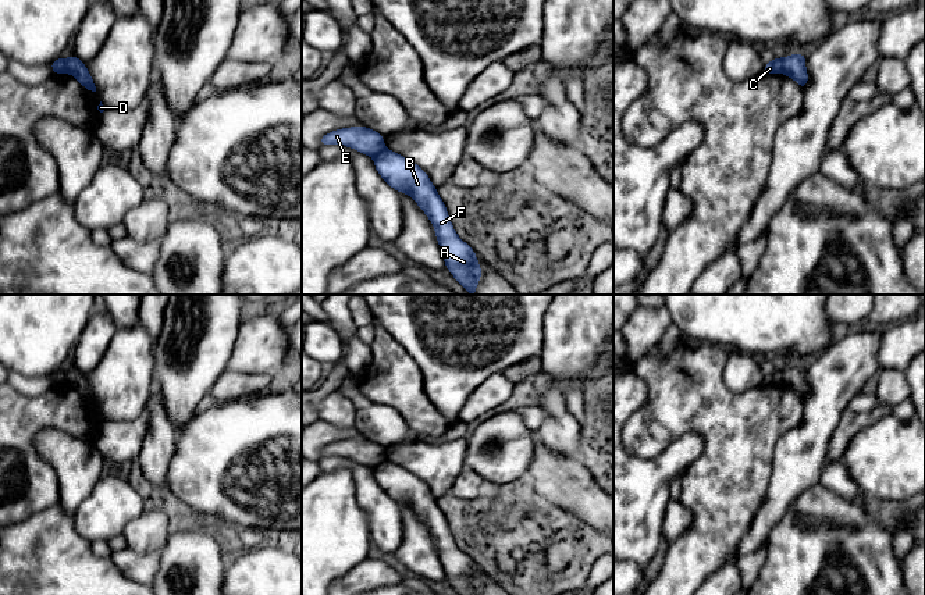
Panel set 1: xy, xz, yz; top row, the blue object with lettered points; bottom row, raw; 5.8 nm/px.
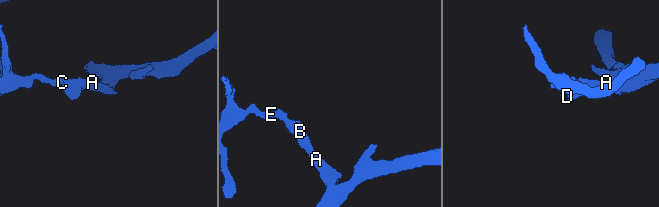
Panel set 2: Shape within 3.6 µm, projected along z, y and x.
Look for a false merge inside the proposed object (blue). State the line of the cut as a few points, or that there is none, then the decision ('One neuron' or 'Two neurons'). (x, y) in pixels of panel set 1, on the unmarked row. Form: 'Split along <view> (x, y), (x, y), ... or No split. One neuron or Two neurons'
Split along xy (66, 370), (67, 382). Two neurons

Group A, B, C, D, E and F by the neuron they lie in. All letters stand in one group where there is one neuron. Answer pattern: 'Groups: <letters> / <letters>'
Groups: A B D F / C E

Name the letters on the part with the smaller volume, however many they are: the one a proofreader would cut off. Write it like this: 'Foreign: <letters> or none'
Foreign: C, E

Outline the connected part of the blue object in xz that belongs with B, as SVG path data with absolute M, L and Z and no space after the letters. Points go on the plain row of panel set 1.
M385 459L374 468L374 478L392 500L409 506L430 530L445 577L453 589L459 595L478 595L481 578L477 566L456 546L445 514L426 482Z

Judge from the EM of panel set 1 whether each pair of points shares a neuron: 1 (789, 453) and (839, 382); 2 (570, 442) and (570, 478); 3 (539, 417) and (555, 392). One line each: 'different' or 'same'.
1: same
2: different
3: different

